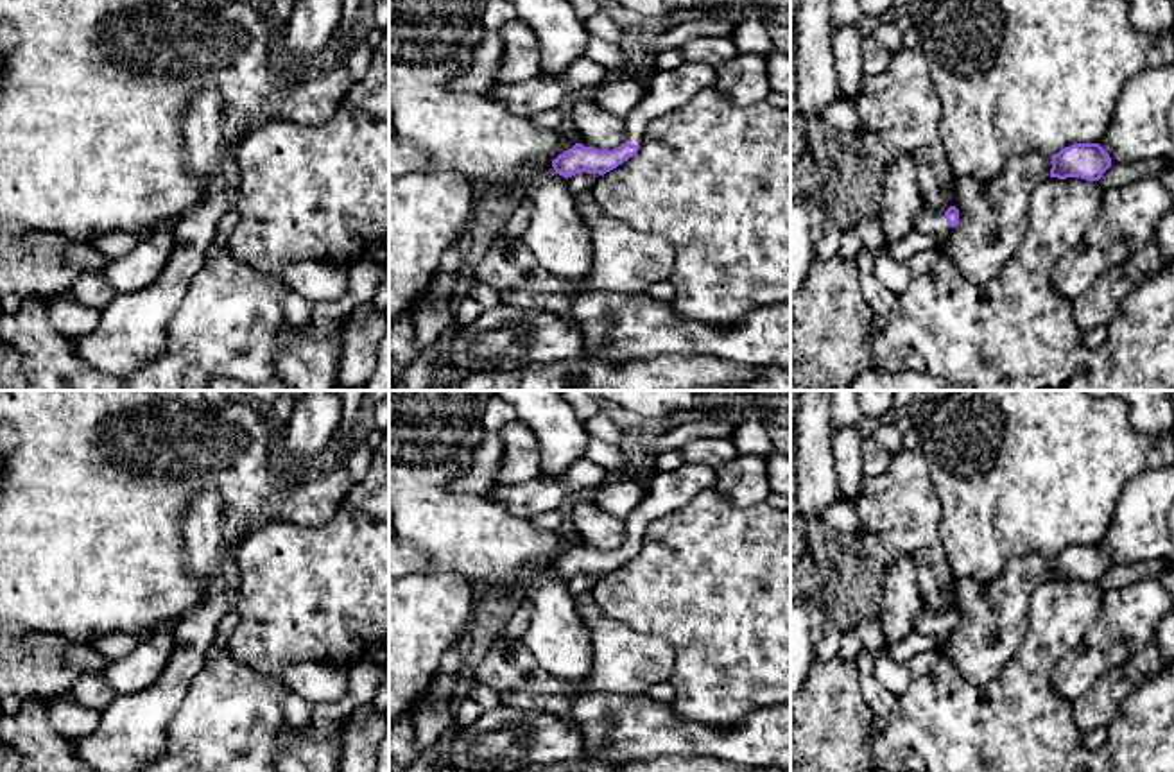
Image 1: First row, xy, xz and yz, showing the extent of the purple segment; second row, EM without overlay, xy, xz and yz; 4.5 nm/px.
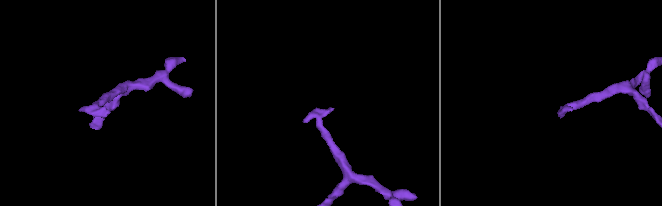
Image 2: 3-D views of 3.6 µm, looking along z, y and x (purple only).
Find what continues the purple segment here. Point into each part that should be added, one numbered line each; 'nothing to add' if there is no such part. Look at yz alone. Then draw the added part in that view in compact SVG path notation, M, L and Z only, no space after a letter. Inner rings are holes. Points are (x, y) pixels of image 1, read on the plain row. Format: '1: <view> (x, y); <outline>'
1: yz (931, 624); M921 609L914 620L918 630L925 636L945 638L950 634L950 625L945 620L945 614L936 614Z

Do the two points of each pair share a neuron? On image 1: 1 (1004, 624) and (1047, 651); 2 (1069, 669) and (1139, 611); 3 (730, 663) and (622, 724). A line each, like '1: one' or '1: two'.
1: two
2: one
3: two

